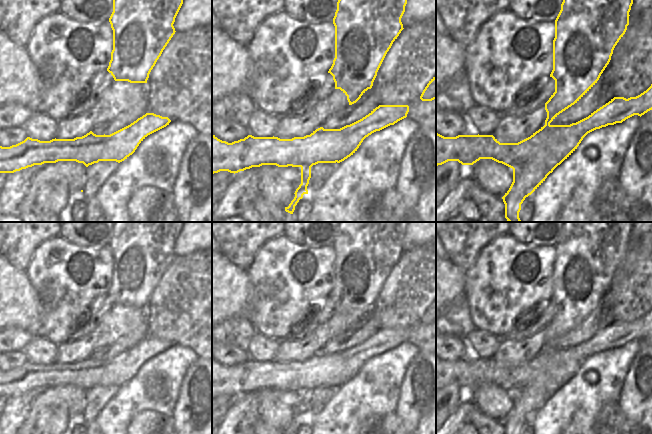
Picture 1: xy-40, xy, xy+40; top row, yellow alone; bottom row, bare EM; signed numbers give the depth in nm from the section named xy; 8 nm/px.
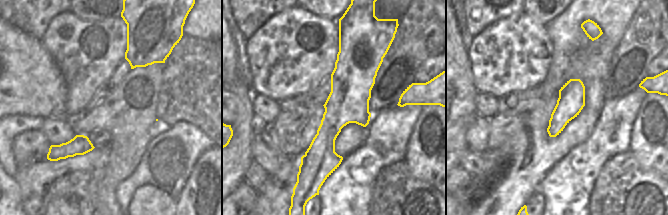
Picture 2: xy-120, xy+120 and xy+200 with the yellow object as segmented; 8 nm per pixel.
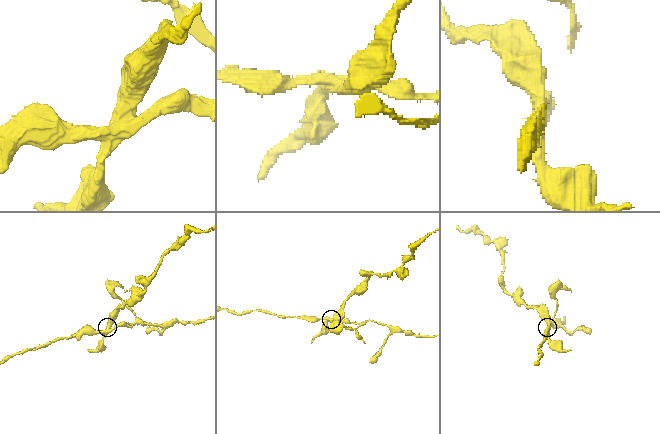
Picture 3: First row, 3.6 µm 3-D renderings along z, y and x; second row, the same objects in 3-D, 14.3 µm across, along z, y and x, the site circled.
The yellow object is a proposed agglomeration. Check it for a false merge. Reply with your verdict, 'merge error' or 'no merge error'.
merge error

